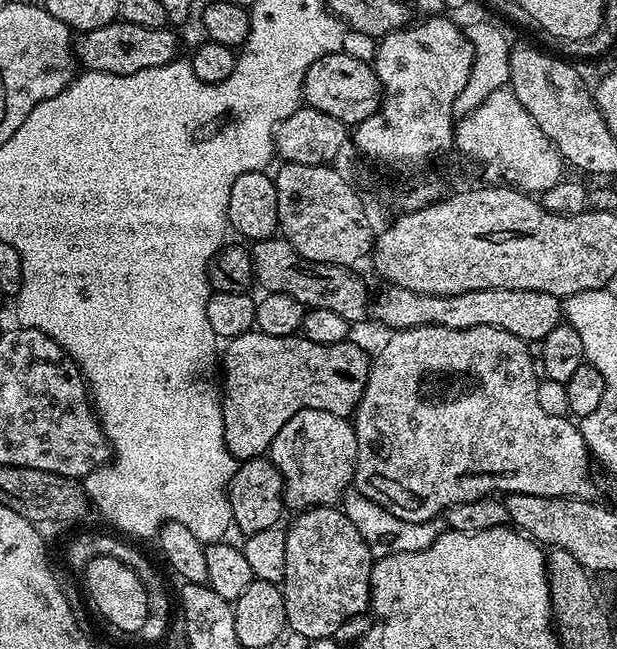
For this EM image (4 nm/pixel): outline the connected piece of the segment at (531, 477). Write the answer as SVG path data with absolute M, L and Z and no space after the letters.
M431 324L402 328L393 331L389 336L392 337L381 346L380 353L371 361L366 390L354 413L354 427L358 438L354 488L360 495L370 498L370 502L378 506L388 508L394 518L419 524L427 524L443 517L444 512L455 504L491 497L493 494L517 492L539 496L572 496L575 500L592 500L595 497L596 484L592 481L592 468L588 465L590 453L579 427L571 419L546 414L546 411L538 406L538 372L534 367L533 353L532 356L528 353L529 345L525 341L494 326L474 326L466 330L456 330Z

